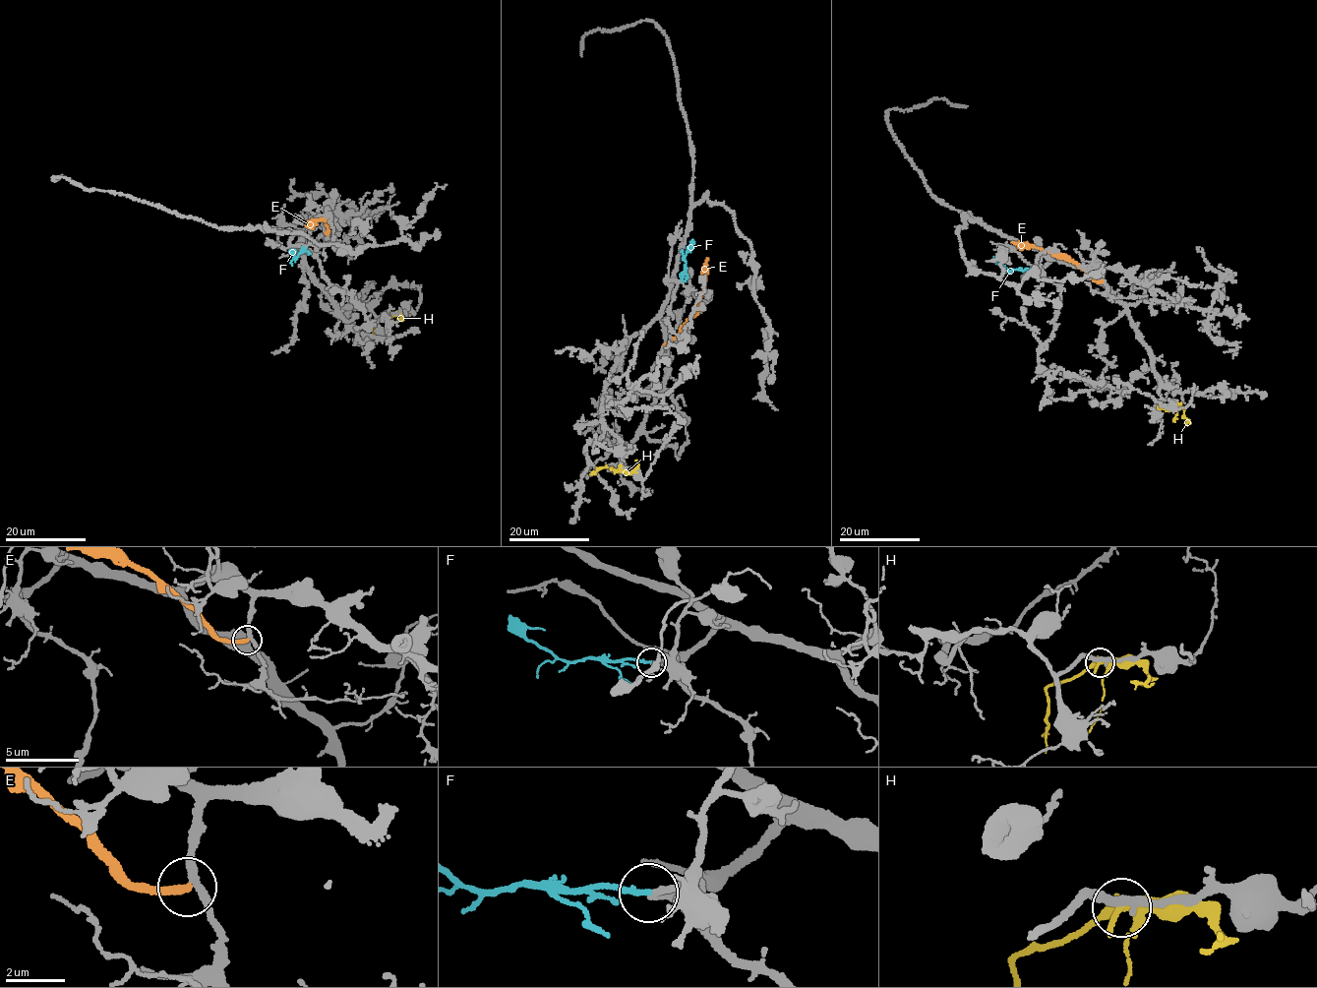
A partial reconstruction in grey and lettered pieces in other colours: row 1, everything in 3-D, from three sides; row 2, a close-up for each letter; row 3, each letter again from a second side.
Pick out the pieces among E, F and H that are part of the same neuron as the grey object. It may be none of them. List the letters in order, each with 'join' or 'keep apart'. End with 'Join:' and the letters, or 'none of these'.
E: keep apart
F: join
H: keep apart
Join: F

